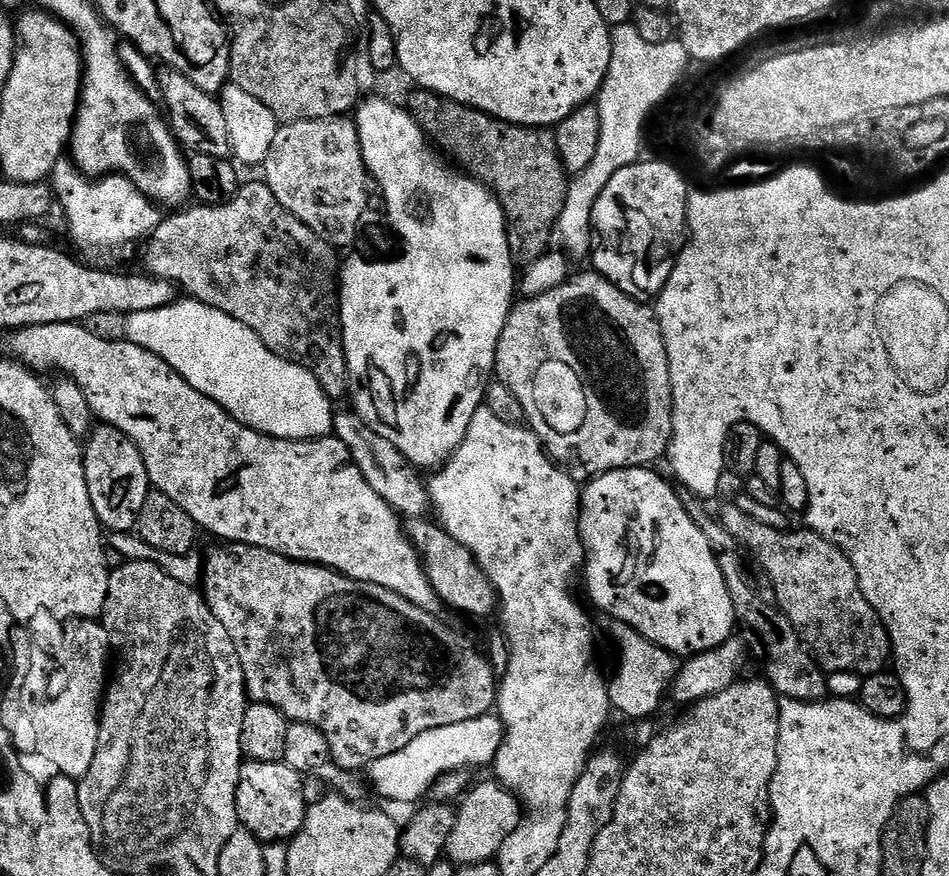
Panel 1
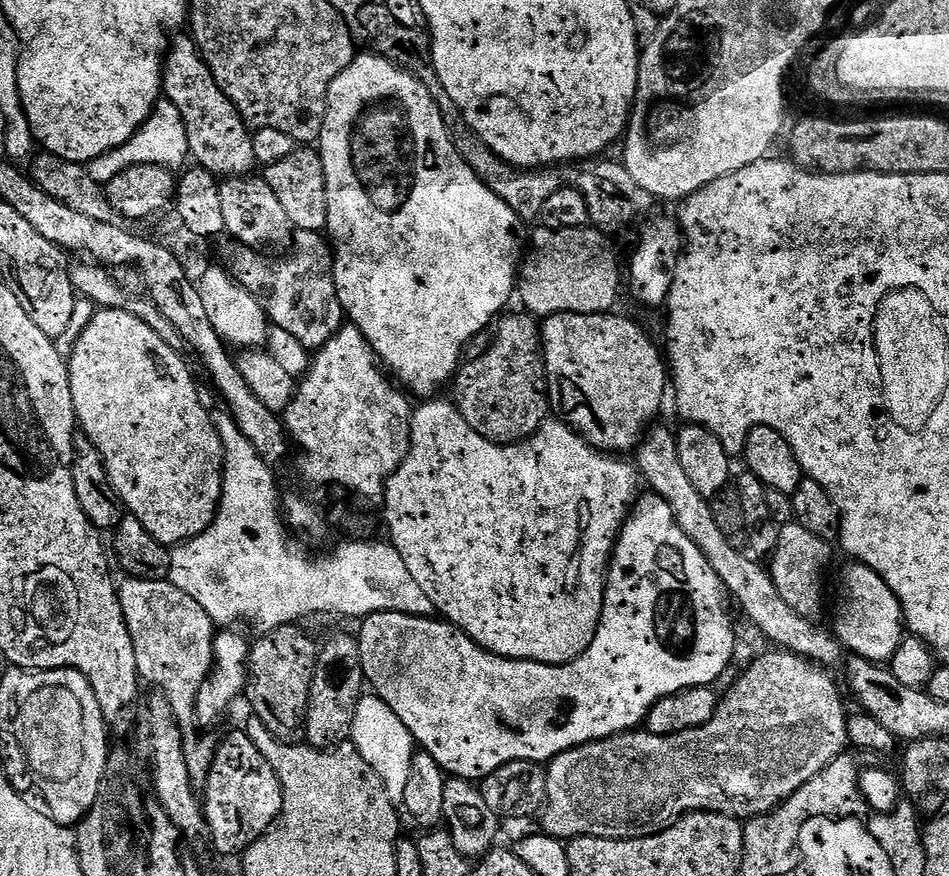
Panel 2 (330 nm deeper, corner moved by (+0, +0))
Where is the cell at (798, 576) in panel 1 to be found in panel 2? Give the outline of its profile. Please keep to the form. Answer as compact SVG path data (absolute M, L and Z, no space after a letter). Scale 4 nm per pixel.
M798 523L785 524L778 534L778 546L770 557L770 571L778 594L802 618L812 620L824 608L824 571L832 560L833 545L829 541L810 534L806 526Z

